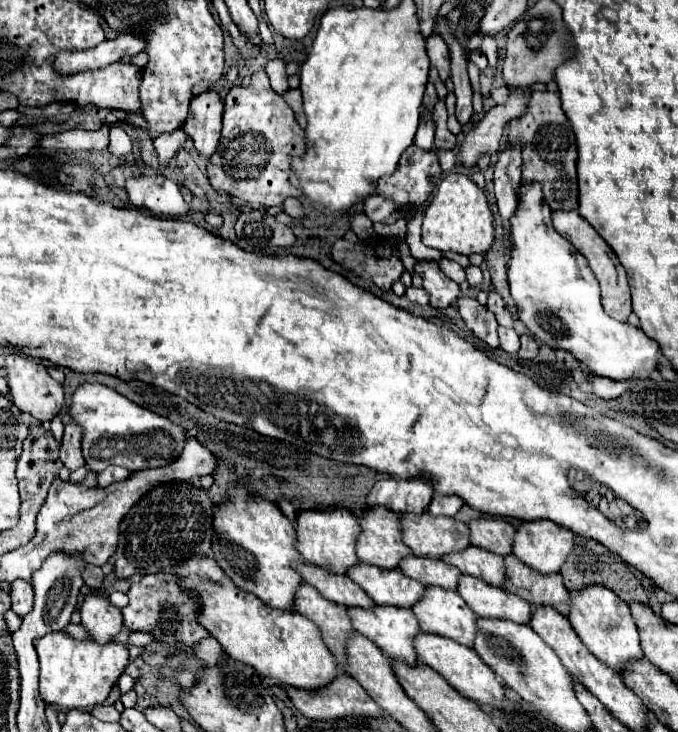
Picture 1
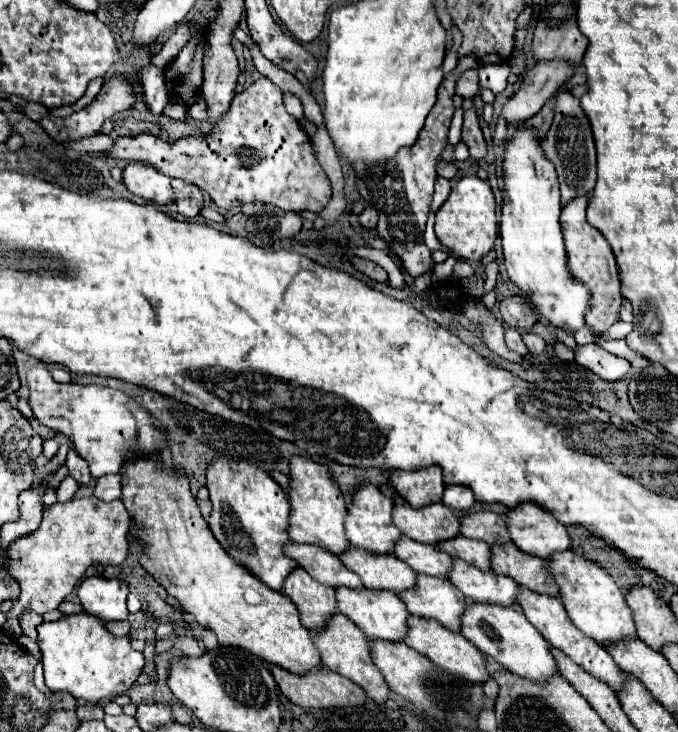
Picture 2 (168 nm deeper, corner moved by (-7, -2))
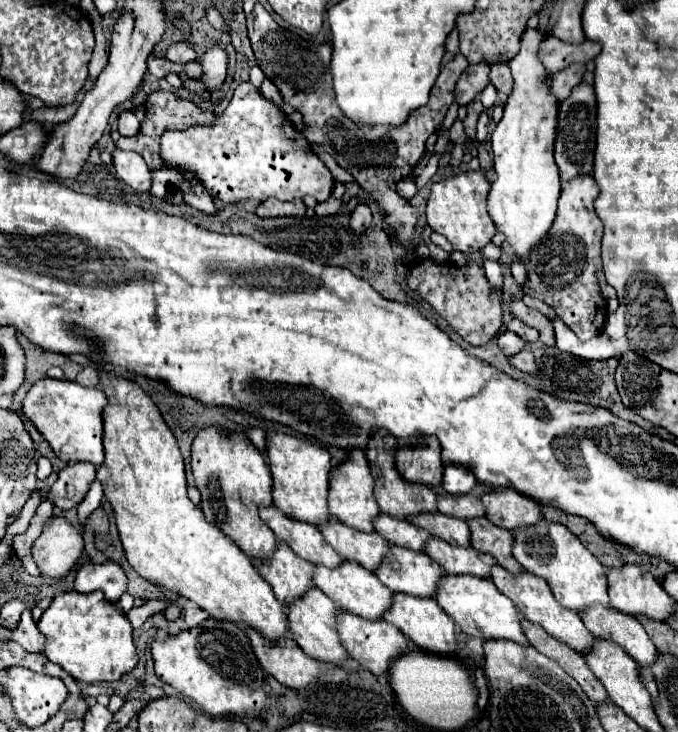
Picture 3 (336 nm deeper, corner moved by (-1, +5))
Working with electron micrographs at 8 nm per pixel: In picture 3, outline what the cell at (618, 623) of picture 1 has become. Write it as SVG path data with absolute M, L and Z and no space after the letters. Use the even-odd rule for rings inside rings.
M547 519L537 525L521 527L515 533L513 557L525 567L525 571L545 579L555 595L555 599L573 613L581 613L591 605L611 607L607 595L607 573L605 567L597 561L593 553L585 549L585 545L563 525L551 523Z

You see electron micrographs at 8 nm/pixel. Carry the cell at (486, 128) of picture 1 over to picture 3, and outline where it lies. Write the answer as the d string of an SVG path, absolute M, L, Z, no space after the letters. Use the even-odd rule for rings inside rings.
M547 37L539 47L539 59L547 71L547 77L553 77L571 63L587 63L599 53L597 43L585 41L581 45L569 45L555 37Z

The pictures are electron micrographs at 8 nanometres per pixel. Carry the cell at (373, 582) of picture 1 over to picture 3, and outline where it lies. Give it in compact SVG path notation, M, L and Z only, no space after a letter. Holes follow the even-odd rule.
M329 519L319 531L345 561L355 561L367 571L377 571L389 551L389 543L379 533L361 533L335 519Z

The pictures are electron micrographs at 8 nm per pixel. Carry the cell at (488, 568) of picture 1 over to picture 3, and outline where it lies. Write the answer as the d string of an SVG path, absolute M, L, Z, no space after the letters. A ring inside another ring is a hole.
M421 513L409 517L409 521L431 535L447 541L449 545L459 545L459 547L469 547L469 525L461 519L445 517L443 513Z

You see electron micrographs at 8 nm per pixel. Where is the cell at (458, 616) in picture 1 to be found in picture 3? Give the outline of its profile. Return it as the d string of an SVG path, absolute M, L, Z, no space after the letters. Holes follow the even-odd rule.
M391 545L385 561L381 563L375 575L393 593L435 599L439 579L443 577L443 569L427 553L415 553Z

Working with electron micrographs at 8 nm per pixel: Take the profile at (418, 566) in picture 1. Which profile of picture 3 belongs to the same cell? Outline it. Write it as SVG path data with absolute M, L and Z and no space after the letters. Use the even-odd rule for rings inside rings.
M379 513L373 525L375 531L391 545L399 545L411 551L425 551L427 539L431 537L429 533L425 533L425 529L417 529L417 525L409 521L399 521L395 517L387 517L385 513Z

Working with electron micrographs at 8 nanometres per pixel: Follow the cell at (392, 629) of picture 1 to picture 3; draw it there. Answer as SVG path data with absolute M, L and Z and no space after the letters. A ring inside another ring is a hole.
M343 561L341 567L337 569L327 569L323 565L317 565L315 567L315 573L313 573L313 583L331 599L335 601L337 607L357 615L357 617L363 617L363 619L369 619L369 621L377 621L377 619L383 619L383 613L391 607L393 603L393 591L387 589L375 573L369 573L367 569L361 569L361 565L353 563L353 561Z

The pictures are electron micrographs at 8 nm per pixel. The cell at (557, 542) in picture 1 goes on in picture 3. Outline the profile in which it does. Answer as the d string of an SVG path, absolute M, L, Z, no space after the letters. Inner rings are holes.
M497 489L489 491L481 497L485 509L487 509L487 519L509 531L517 531L525 525L535 525L537 521L543 519L541 505L515 489Z

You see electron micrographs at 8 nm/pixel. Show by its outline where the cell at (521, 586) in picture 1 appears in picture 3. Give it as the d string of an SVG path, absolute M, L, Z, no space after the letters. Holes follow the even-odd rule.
M487 517L469 519L471 529L471 547L489 553L497 559L501 567L505 567L509 573L521 573L521 565L513 557L513 533L507 529L501 529L493 525Z

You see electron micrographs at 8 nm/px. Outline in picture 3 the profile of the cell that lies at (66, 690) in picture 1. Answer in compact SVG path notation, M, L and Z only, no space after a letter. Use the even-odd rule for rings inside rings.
M69 591L69 593L61 593L53 599L53 603L49 605L47 611L43 611L41 619L39 619L39 631L45 635L45 657L55 663L61 665L75 681L79 683L111 683L121 679L125 673L129 673L135 665L137 665L137 651L131 639L131 623L125 619L125 613L119 611L113 603L105 601L103 593L89 593L89 595L81 595L77 591Z

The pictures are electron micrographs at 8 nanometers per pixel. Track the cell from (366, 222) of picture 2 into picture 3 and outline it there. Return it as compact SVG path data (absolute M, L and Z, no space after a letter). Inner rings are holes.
M359 203L359 205L355 207L355 211L351 213L349 225L351 225L351 233L353 233L353 235L365 233L365 231L369 229L369 225L371 225L371 209L369 209L365 203Z

